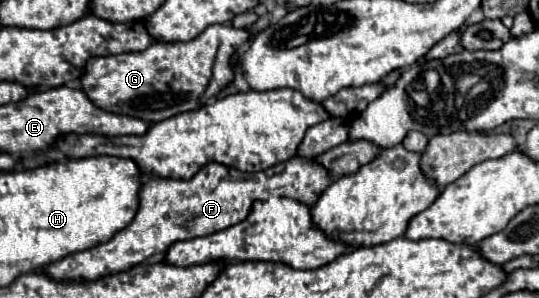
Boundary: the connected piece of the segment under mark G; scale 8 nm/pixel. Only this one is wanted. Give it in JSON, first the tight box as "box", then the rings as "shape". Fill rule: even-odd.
{"box":[82,24,248,124],"shape":[[[212,24],[190,42],[154,42],[142,52],[96,56],[86,64],[86,72],[82,72],[82,90],[106,112],[154,124],[202,106],[202,94],[214,74],[224,80],[224,86],[226,82],[232,82],[234,74],[228,60],[244,42],[248,42],[246,30]]]}

